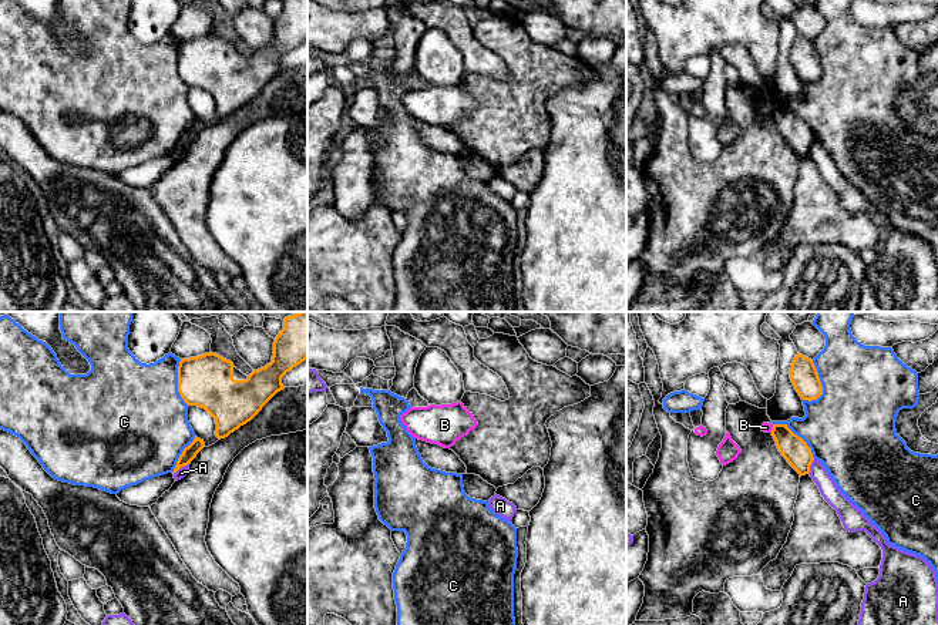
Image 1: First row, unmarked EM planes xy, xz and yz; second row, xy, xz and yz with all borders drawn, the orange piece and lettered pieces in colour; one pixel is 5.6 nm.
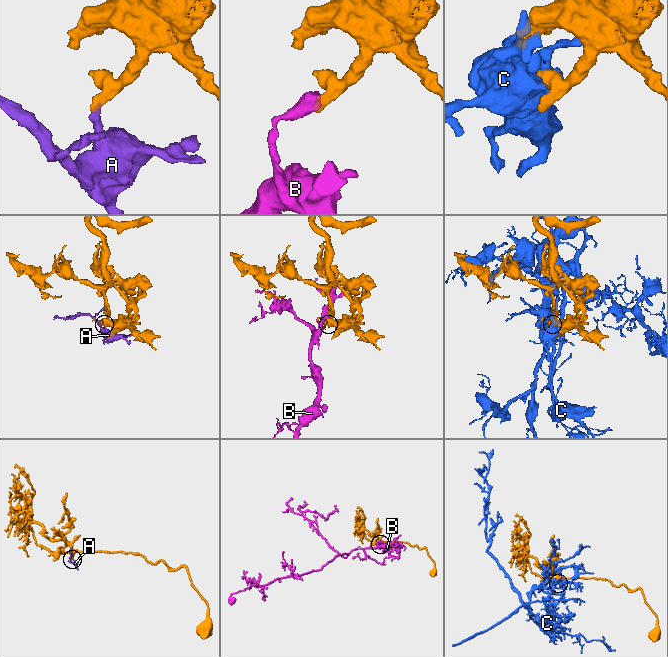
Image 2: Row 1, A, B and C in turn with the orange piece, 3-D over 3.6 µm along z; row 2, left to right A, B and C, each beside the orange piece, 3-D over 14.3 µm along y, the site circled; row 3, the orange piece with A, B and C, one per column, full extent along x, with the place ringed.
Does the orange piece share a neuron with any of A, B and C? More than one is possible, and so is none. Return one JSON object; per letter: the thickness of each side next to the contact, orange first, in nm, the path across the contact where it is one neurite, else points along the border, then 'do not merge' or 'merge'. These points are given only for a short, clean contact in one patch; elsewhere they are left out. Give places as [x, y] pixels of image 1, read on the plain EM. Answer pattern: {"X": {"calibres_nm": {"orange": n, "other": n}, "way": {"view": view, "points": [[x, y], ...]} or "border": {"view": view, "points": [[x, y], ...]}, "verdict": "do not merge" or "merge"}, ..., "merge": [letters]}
{"A": {"calibres_nm": {"orange": 80, "other": 60}, "border": {"view": "xy", "points": [[188, 144], [172, 154]]}, "verdict": "do not merge"}, "B": {"calibres_nm": {"orange": 150, "other": 60}, "border": {"view": "yz", "points": [[773, 106], [770, 113]]}, "verdict": "do not merge"}, "C": {"calibres_nm": {"orange": 160, "other": 480}, "verdict": "do not merge"}, "merge": []}

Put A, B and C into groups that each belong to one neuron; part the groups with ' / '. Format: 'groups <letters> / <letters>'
groups A / B / C

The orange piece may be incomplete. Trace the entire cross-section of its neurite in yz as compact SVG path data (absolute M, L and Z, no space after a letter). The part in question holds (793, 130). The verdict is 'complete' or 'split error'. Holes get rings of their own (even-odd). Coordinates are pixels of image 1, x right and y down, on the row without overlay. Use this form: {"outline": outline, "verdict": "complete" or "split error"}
{"outline": "M773 105L771 117L781 137L800 158L808 155L814 138L807 124L794 115L787 105Z", "verdict": "complete"}

